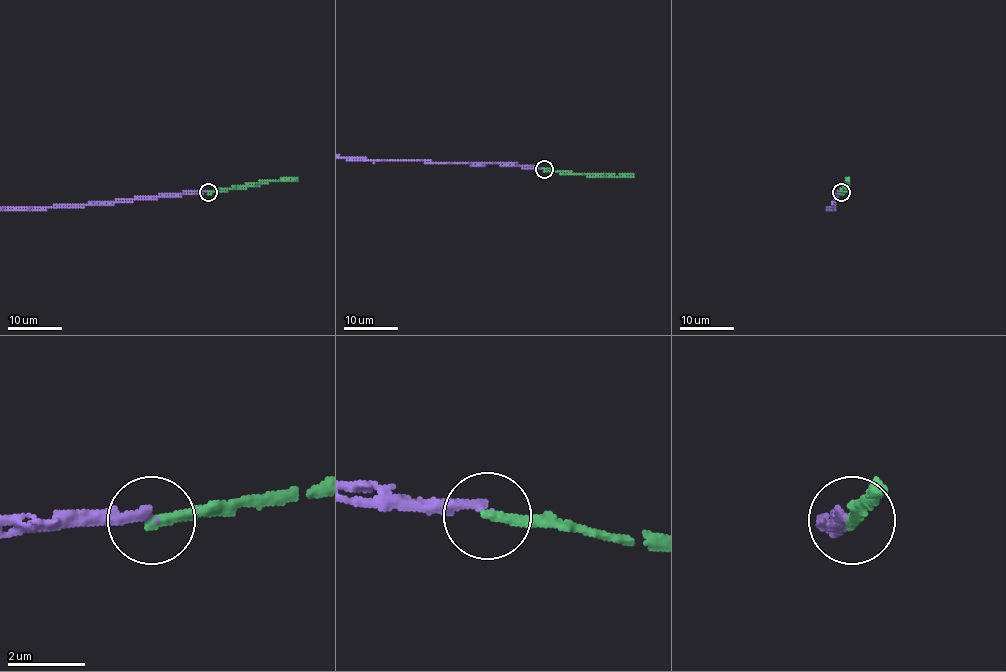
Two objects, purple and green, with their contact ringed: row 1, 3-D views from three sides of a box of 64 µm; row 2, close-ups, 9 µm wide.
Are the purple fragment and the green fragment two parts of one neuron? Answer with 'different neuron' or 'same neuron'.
different neuron

